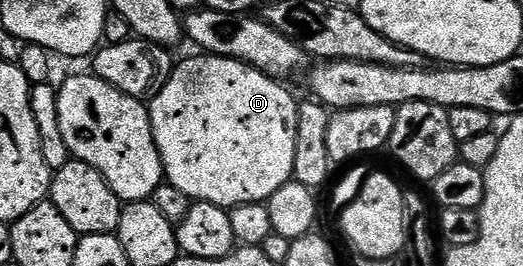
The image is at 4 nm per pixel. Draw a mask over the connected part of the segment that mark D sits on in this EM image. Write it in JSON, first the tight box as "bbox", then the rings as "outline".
{"bbox":[149,55,300,211],"outline":[[[195,55],[188,61],[183,61],[171,70],[171,78],[161,87],[158,95],[150,98],[149,112],[151,114],[151,130],[157,143],[157,151],[163,160],[163,171],[166,180],[177,191],[185,191],[185,195],[191,197],[192,202],[208,201],[214,205],[220,205],[222,209],[230,211],[235,205],[245,203],[266,203],[282,185],[287,184],[293,177],[293,151],[297,147],[297,119],[299,118],[300,102],[286,89],[286,84],[280,83],[274,77],[267,77],[260,69],[254,69],[245,61],[234,61],[228,57],[213,57],[210,55]]]}

